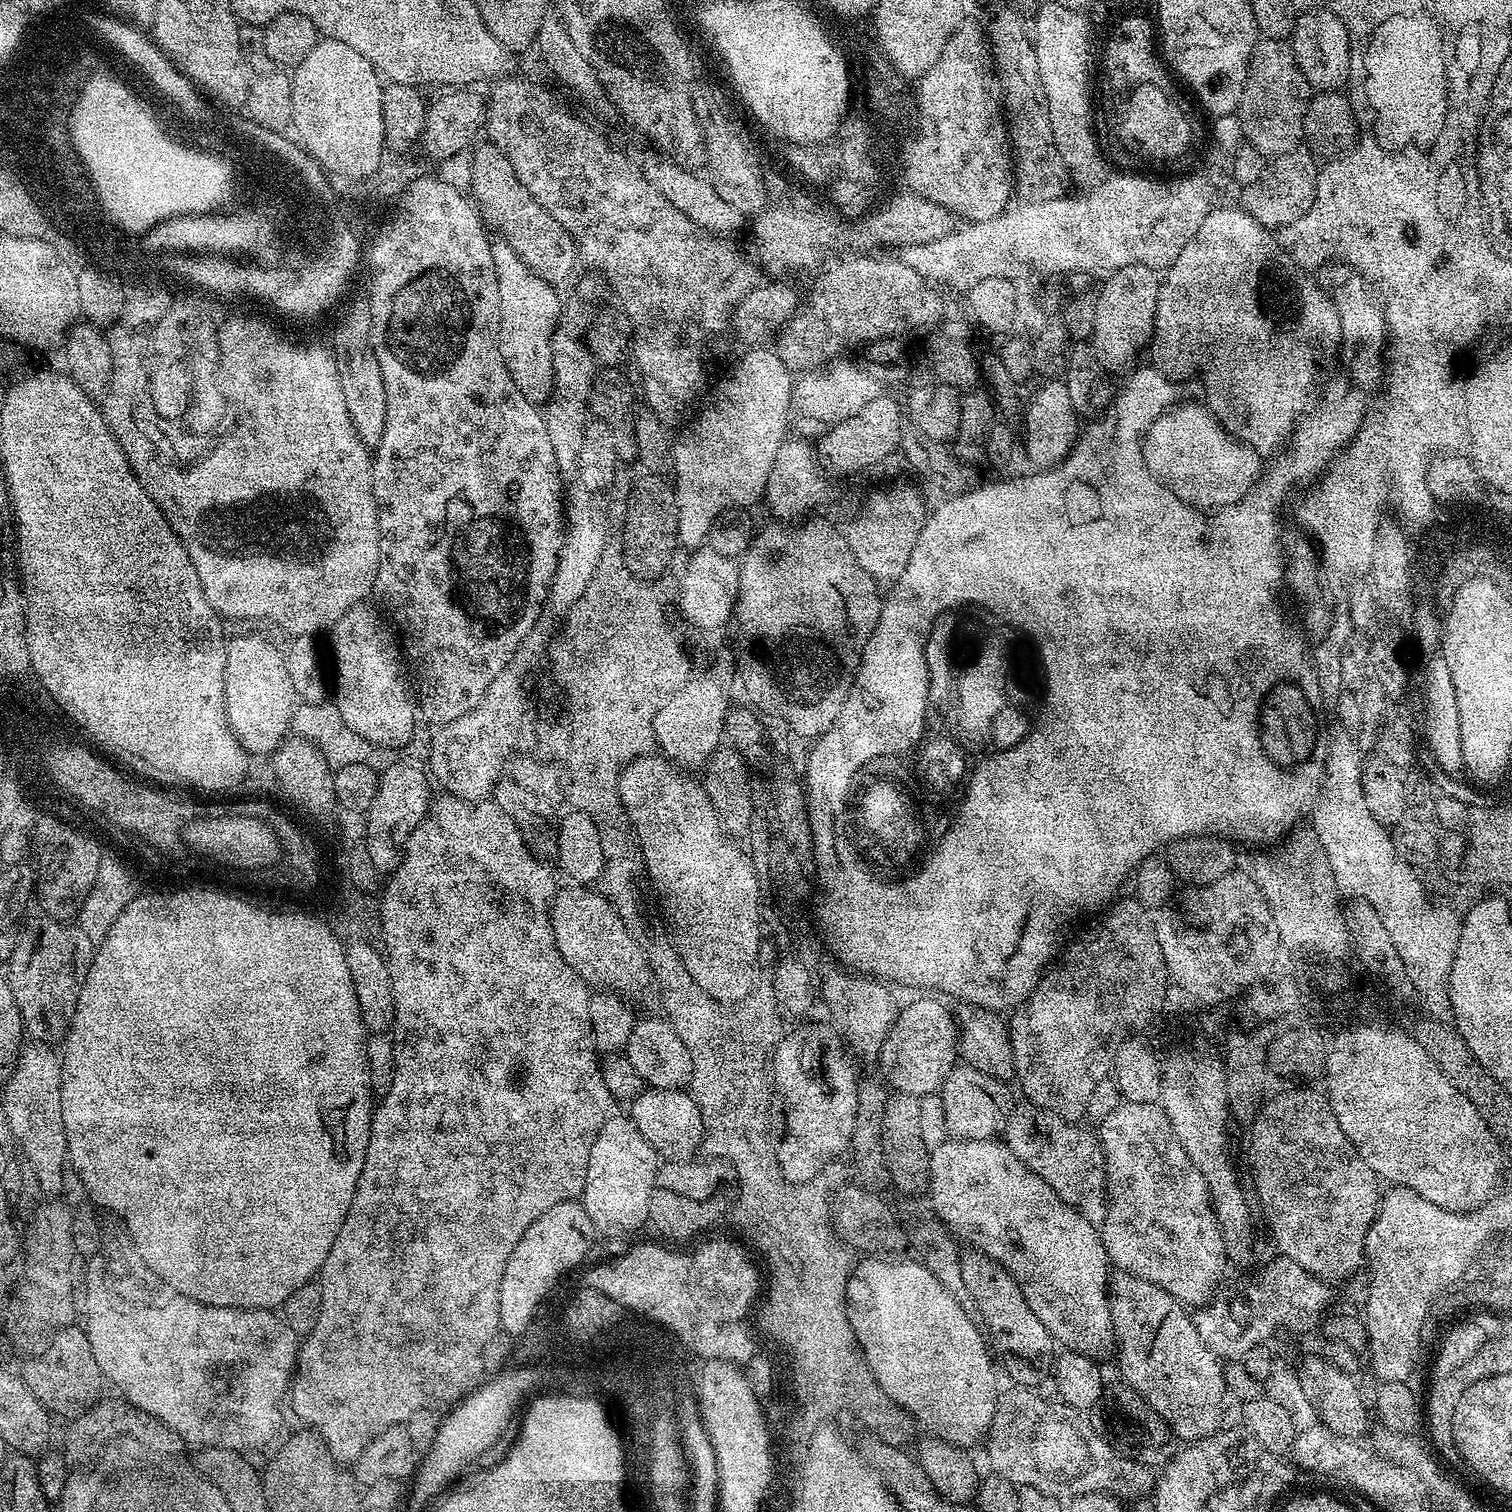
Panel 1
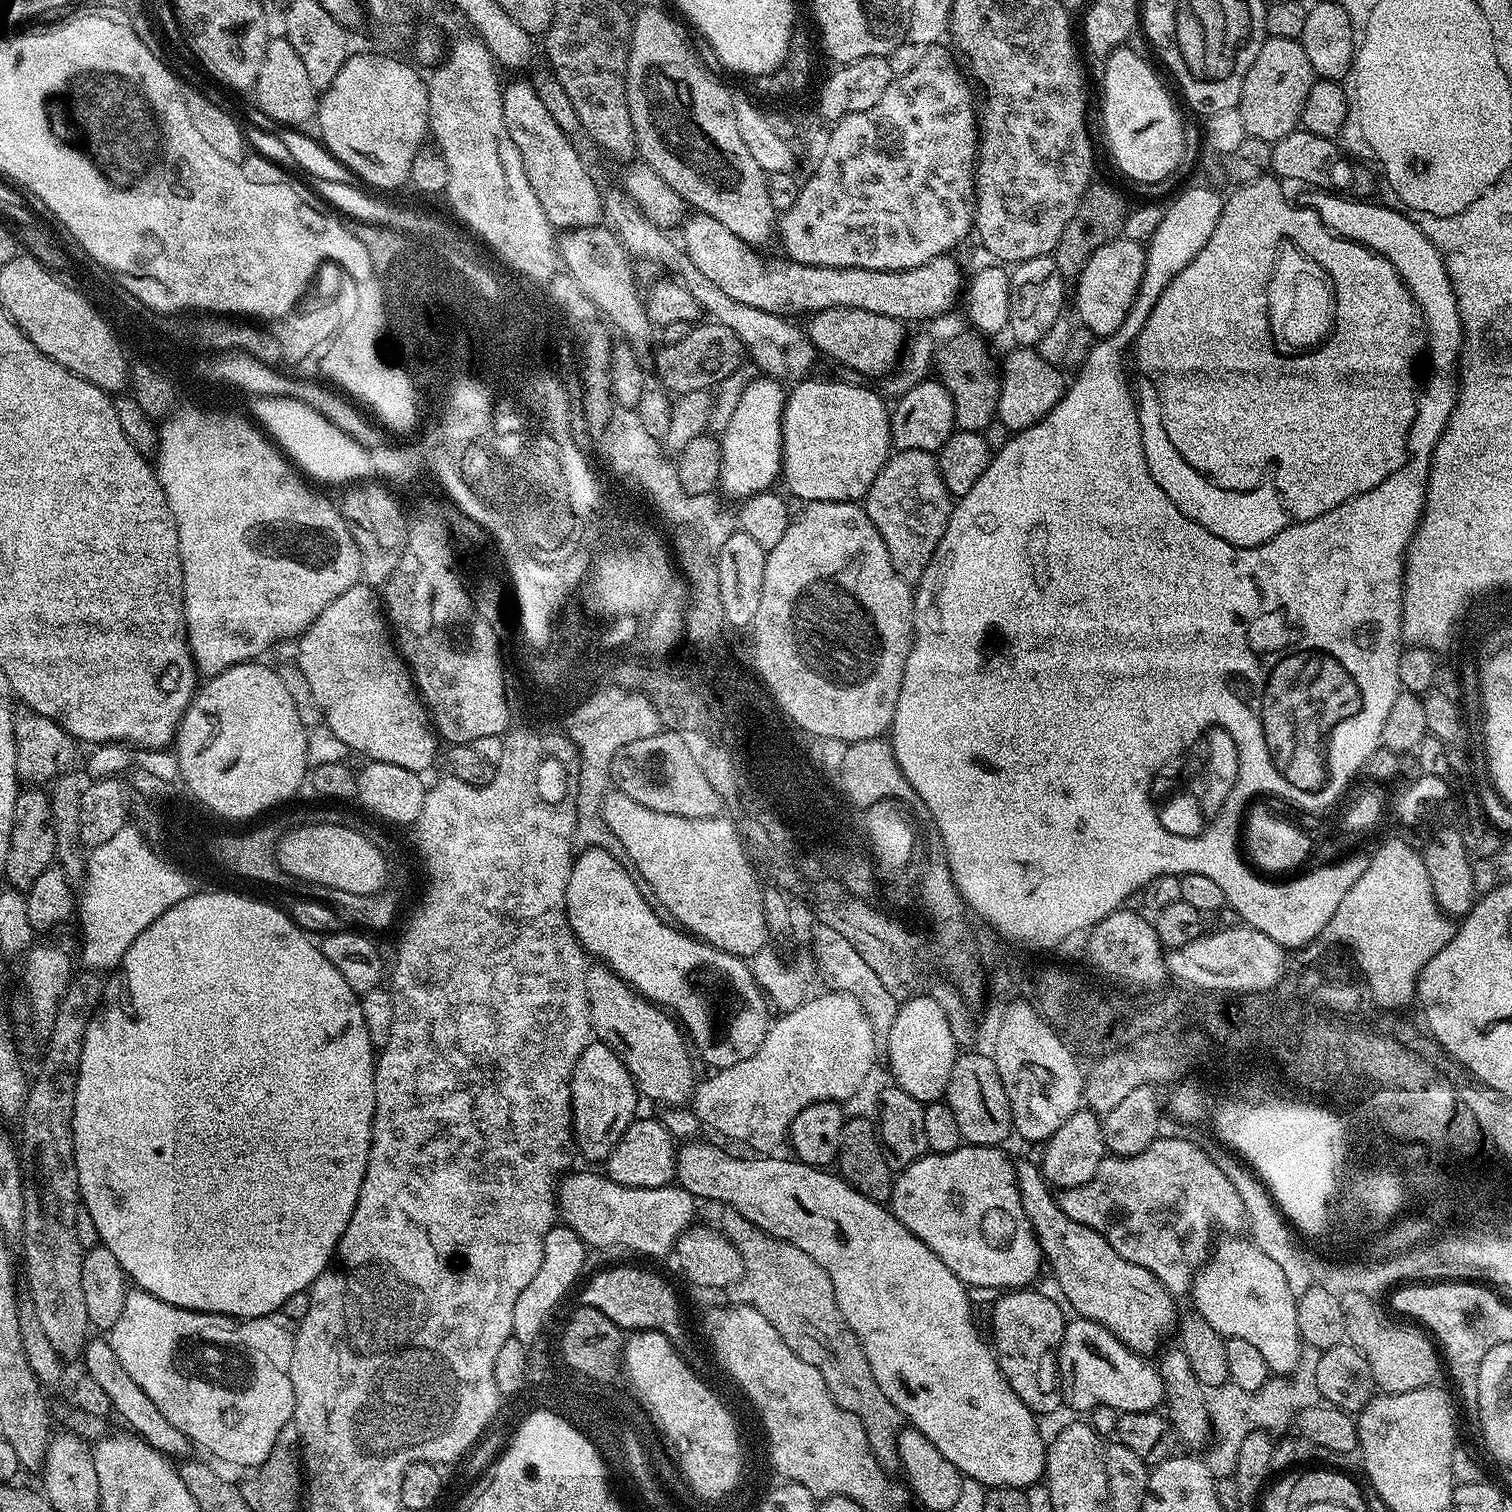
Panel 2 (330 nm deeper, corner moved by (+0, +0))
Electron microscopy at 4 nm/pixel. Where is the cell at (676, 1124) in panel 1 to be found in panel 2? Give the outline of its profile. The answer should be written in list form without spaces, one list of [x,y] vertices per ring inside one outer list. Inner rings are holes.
[[[693,1138],[679,1145],[675,1174],[679,1187],[685,1188],[700,1202],[716,1200],[720,1204],[732,1204],[734,1210],[738,1210],[738,1214],[742,1214],[747,1220],[754,1222],[754,1226],[758,1226],[774,1238],[786,1241],[787,1244],[798,1246],[798,1250],[810,1254],[810,1258],[814,1258],[814,1262],[818,1262],[818,1266],[822,1266],[822,1270],[826,1270],[826,1274],[834,1286],[834,1298],[838,1302],[838,1310],[842,1314],[842,1318],[846,1318],[850,1330],[854,1330],[854,1334],[866,1354],[866,1362],[870,1362],[870,1370],[874,1370],[874,1378],[878,1381],[878,1386],[882,1386],[883,1394],[886,1394],[886,1398],[897,1407],[903,1419],[915,1431],[930,1438],[930,1442],[934,1442],[934,1446],[938,1446],[938,1450],[942,1450],[946,1459],[954,1462],[954,1466],[961,1474],[970,1479],[976,1479],[978,1483],[988,1488],[1027,1490],[1031,1484],[1037,1483],[1045,1475],[1046,1440],[1040,1437],[1040,1428],[1036,1425],[1037,1417],[1024,1405],[1022,1398],[1018,1398],[1018,1394],[1014,1394],[1014,1390],[1010,1390],[1000,1369],[1000,1362],[996,1359],[995,1351],[985,1337],[985,1341],[980,1337],[980,1332],[976,1329],[975,1322],[972,1321],[974,1305],[968,1298],[968,1288],[952,1273],[950,1266],[946,1266],[946,1262],[942,1262],[942,1258],[938,1258],[938,1254],[934,1254],[934,1250],[930,1250],[930,1246],[926,1246],[913,1232],[906,1230],[906,1226],[902,1226],[900,1219],[885,1205],[866,1198],[858,1190],[849,1186],[847,1180],[836,1174],[831,1176],[823,1167],[801,1164],[795,1158],[789,1158],[789,1160],[768,1160],[772,1158],[743,1160],[740,1156],[731,1156],[730,1153],[723,1152],[716,1144],[707,1144],[706,1141],[700,1139]]]

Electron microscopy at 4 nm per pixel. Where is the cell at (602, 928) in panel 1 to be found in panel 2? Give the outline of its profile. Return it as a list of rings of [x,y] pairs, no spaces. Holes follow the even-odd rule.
[[[596,962],[589,967],[586,998],[590,1002],[593,1029],[597,1033],[605,1032],[600,1034],[622,1049],[624,1065],[632,1075],[637,1093],[643,1099],[645,1096],[648,1100],[657,1100],[660,1106],[687,1105],[694,1091],[694,1079],[692,1060],[688,1057],[690,1044],[681,1025],[661,1005],[635,992],[607,964]]]

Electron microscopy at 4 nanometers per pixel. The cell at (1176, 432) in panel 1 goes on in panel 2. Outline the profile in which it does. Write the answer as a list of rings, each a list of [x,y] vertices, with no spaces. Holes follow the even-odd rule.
[[[1137,379],[1134,384],[1134,399],[1136,401],[1136,413],[1142,430],[1142,450],[1146,454],[1146,466],[1162,486],[1166,498],[1186,514],[1198,526],[1210,530],[1218,538],[1230,542],[1236,548],[1257,548],[1270,538],[1277,536],[1281,530],[1287,528],[1290,523],[1288,512],[1284,509],[1282,492],[1269,482],[1261,482],[1251,490],[1226,490],[1214,486],[1178,450],[1174,450],[1174,442],[1166,438],[1166,426],[1162,426],[1162,406],[1158,402],[1158,394],[1152,383],[1146,379]]]

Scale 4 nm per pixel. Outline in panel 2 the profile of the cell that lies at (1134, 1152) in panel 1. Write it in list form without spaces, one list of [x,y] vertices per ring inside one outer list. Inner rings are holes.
[[[1251,1239],[1224,1240],[1209,1255],[1192,1280],[1191,1307],[1218,1334],[1225,1338],[1246,1338],[1266,1358],[1269,1373],[1291,1377],[1300,1364],[1302,1341],[1296,1313],[1297,1297],[1292,1296],[1282,1268]]]

